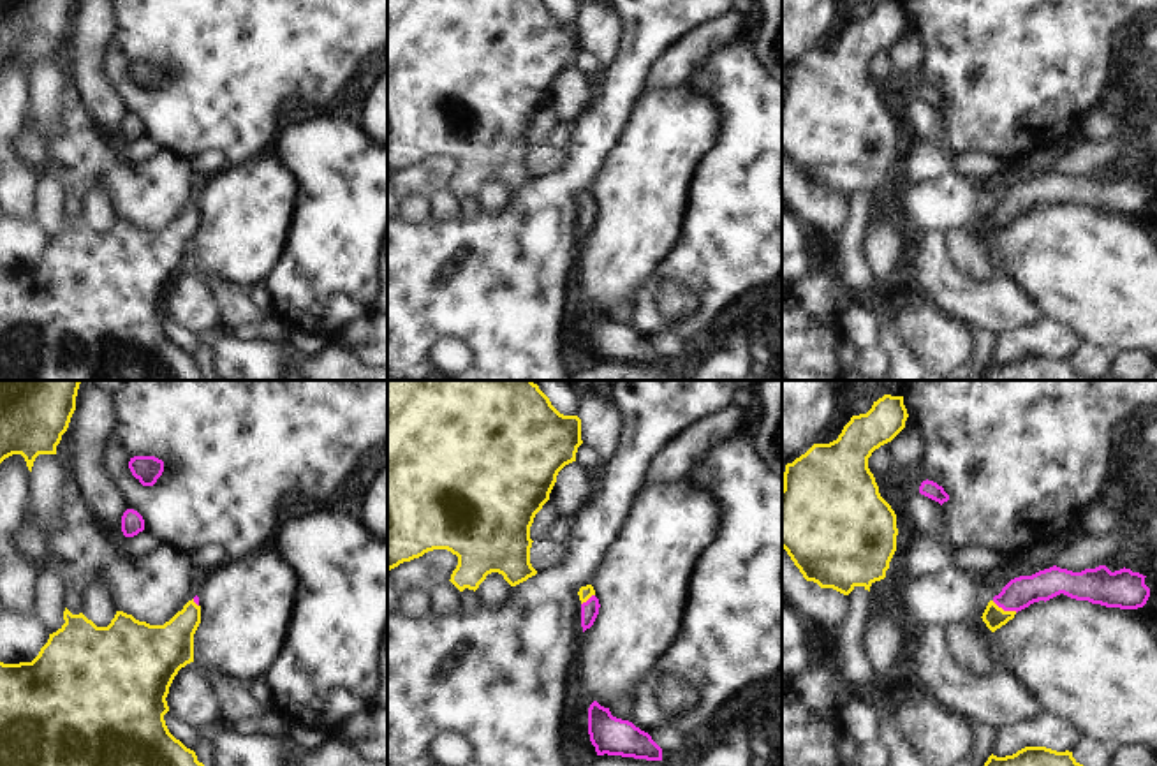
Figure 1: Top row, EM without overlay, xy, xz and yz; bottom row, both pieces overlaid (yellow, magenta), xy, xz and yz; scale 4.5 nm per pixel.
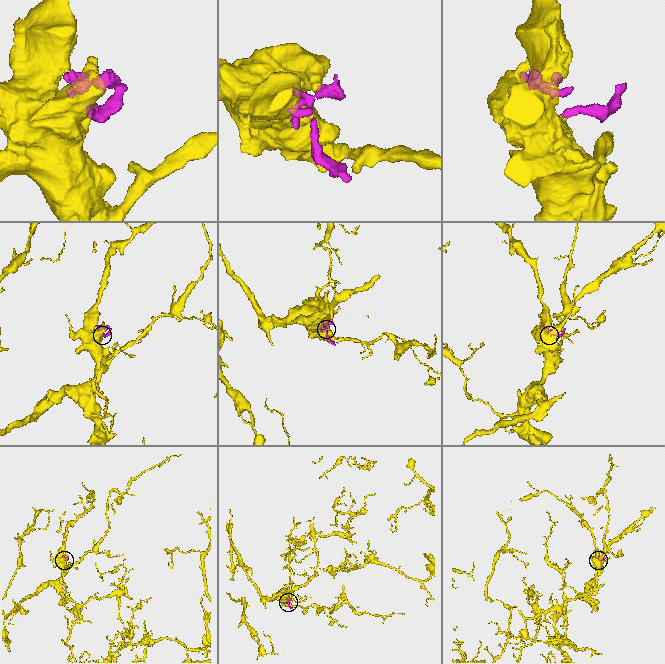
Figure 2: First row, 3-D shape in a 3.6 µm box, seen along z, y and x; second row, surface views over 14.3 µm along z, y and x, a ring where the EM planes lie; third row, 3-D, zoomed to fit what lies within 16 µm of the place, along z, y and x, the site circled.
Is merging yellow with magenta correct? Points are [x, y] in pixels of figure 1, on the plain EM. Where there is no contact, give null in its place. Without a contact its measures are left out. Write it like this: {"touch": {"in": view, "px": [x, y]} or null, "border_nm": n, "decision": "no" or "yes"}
{"touch": {"in": "yz", "px": [1002, 215]}, "border_nm": 130, "decision": "yes"}

